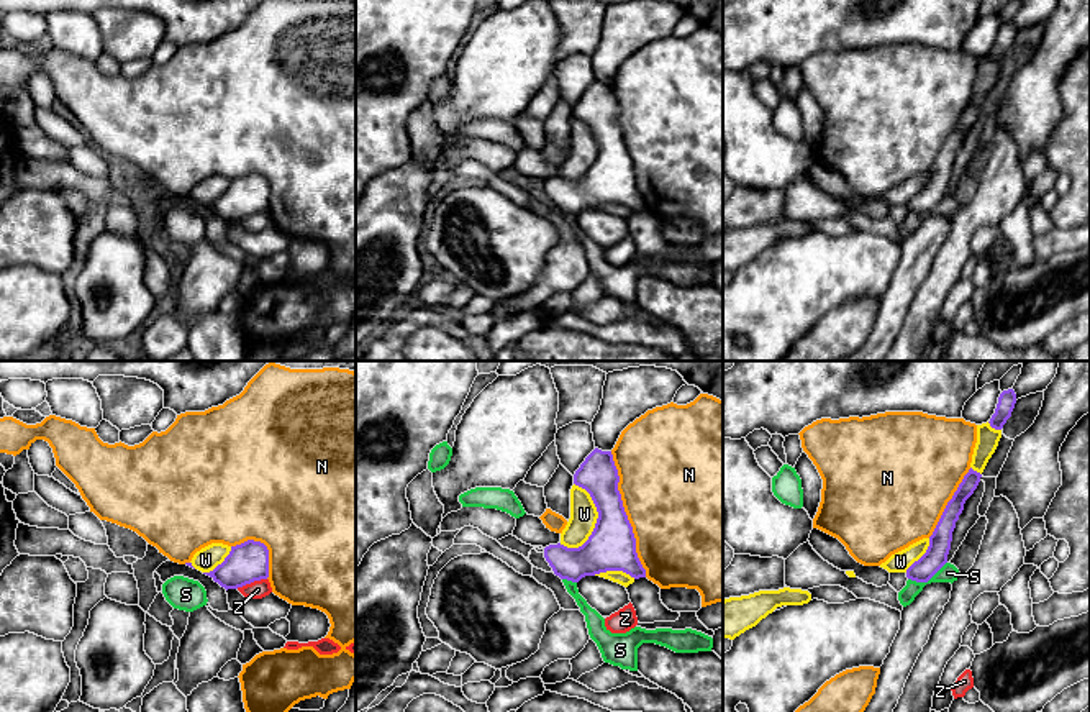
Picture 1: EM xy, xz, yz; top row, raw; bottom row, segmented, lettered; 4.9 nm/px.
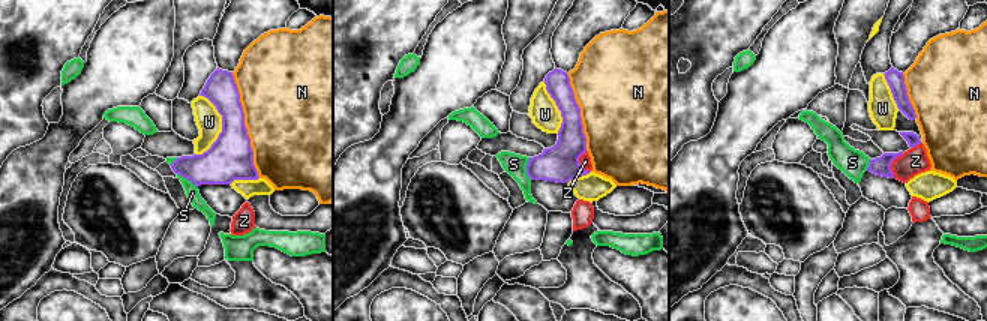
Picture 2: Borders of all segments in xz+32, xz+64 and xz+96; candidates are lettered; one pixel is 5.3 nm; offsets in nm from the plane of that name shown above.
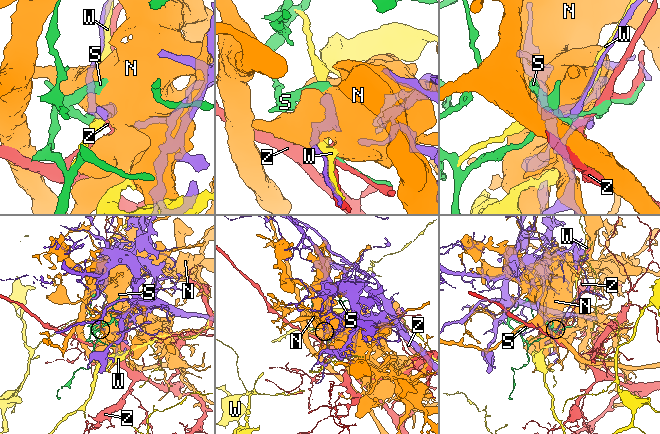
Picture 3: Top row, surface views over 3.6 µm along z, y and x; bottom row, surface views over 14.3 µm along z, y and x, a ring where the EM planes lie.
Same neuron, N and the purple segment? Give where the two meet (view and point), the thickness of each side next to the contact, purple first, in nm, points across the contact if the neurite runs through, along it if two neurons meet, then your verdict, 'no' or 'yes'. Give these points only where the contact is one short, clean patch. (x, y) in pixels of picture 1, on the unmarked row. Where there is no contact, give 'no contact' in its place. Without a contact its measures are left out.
meets purple in xz at (625, 146); 240 nm thick on the purple side, 480 nm on the other; no

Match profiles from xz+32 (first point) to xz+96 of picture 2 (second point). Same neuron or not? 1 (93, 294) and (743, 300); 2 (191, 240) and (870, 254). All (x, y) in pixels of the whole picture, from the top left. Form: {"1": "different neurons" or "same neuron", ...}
{"1": "different neurons", "2": "different neurons"}

